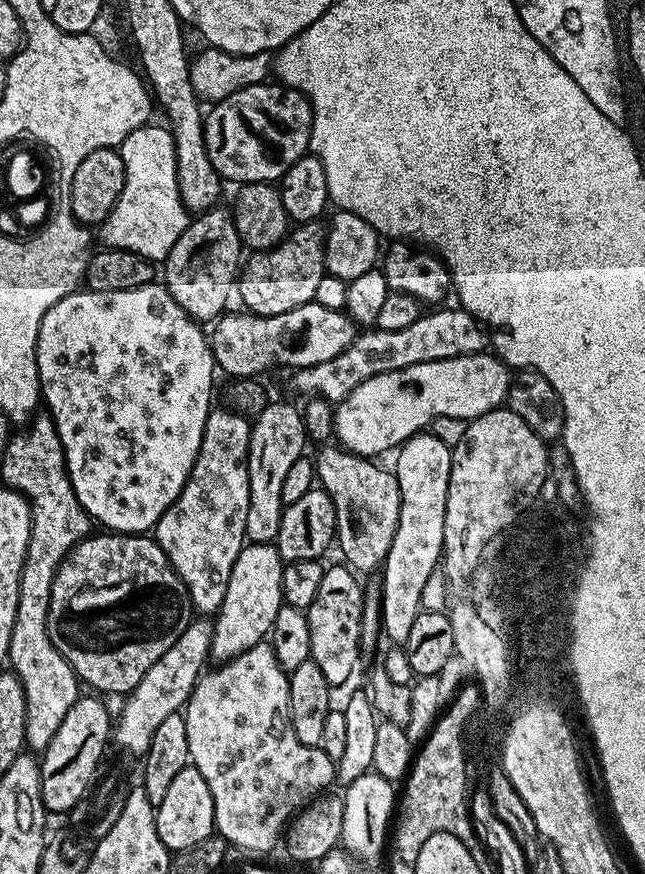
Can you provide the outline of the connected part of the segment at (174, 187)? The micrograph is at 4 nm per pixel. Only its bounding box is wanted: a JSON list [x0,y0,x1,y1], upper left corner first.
[99,126,190,262]

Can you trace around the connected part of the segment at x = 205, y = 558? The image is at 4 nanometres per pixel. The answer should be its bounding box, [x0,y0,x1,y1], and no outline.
[154,406,252,614]

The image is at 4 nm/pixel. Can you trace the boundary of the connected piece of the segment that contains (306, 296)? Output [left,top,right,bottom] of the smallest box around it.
[238,220,328,316]

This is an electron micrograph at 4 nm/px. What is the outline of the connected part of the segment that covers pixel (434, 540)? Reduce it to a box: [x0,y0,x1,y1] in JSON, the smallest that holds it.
[382,434,452,646]

